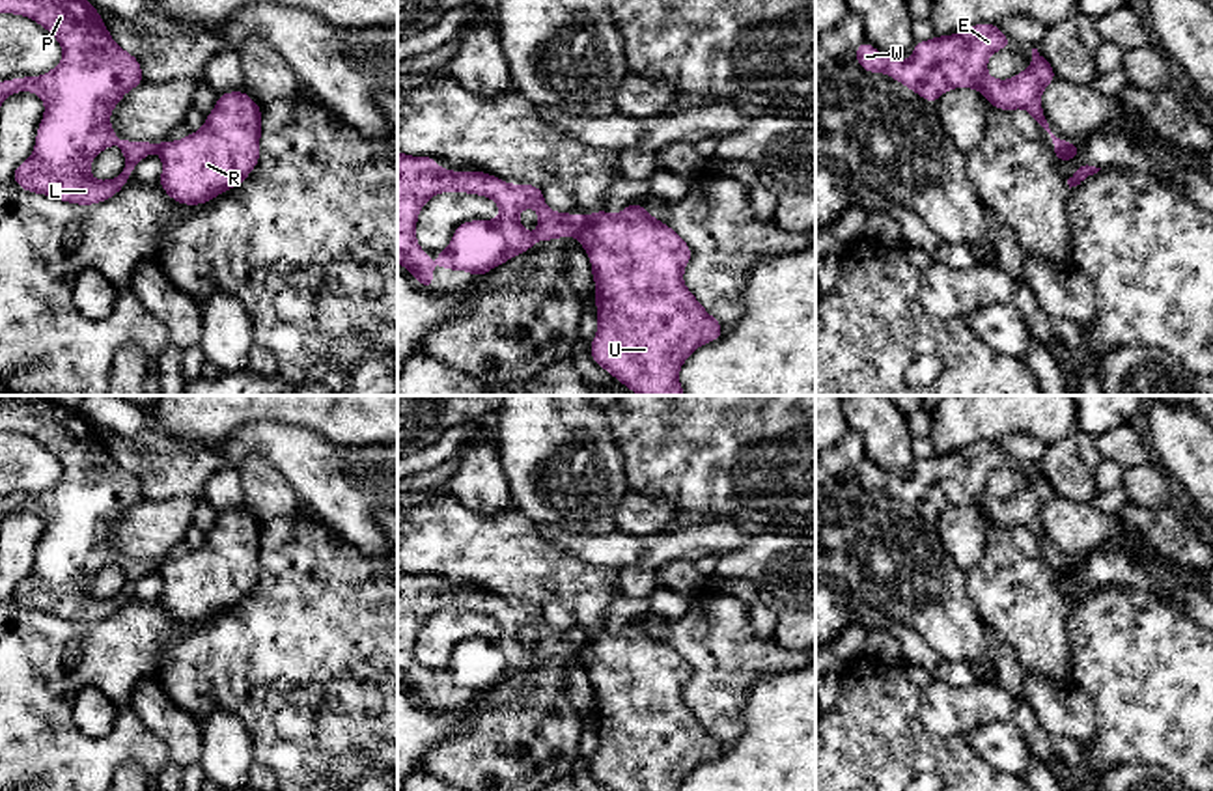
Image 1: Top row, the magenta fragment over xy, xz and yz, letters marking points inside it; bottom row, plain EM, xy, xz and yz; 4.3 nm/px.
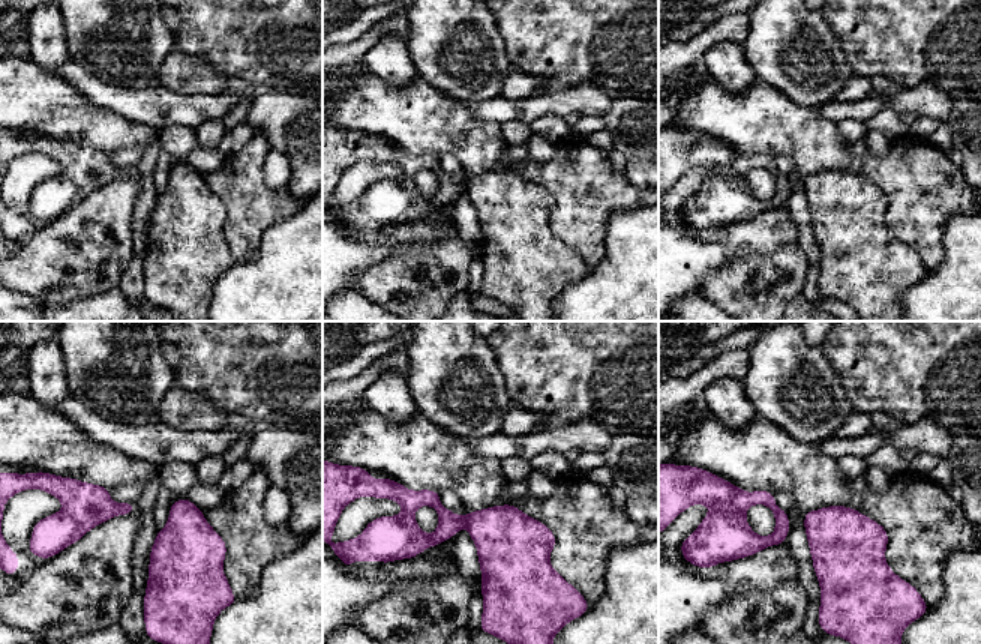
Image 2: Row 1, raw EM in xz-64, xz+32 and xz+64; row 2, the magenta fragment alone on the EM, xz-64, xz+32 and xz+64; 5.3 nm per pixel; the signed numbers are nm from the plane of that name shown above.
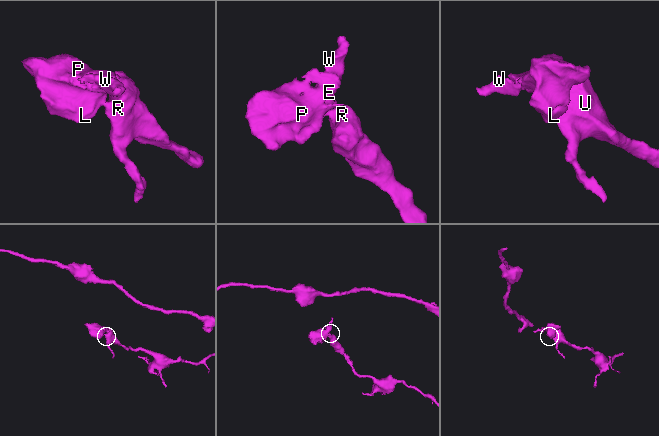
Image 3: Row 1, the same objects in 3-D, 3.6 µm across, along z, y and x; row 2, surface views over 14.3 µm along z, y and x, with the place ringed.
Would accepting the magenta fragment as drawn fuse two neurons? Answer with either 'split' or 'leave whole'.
split

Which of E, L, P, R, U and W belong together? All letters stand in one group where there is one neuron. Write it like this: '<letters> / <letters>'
E L P W / R U

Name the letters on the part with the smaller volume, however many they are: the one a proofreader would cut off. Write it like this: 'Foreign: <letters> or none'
Foreign: E, L, P, W

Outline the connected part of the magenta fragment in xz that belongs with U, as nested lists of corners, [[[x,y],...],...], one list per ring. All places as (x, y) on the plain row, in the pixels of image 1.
[[[638,619],[618,632],[599,627],[579,634],[579,660],[588,670],[595,700],[599,746],[590,772],[608,791],[679,791],[683,780],[704,761],[722,754],[722,742],[705,729],[683,701],[690,664]]]

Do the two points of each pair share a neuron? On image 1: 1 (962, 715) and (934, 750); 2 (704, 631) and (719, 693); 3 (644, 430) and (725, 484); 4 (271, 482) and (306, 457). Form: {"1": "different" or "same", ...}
{"1": "different", "2": "same", "3": "same", "4": "different"}

